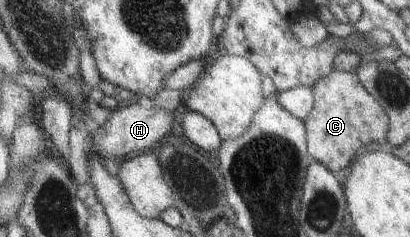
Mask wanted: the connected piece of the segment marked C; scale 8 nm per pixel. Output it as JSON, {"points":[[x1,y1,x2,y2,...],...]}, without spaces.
{"points":[[334,70,328,77,319,79,313,86,315,106,305,119,307,149,312,159,323,163,336,176,349,165,358,149,375,141,386,144,389,116,361,84,354,72]]}

